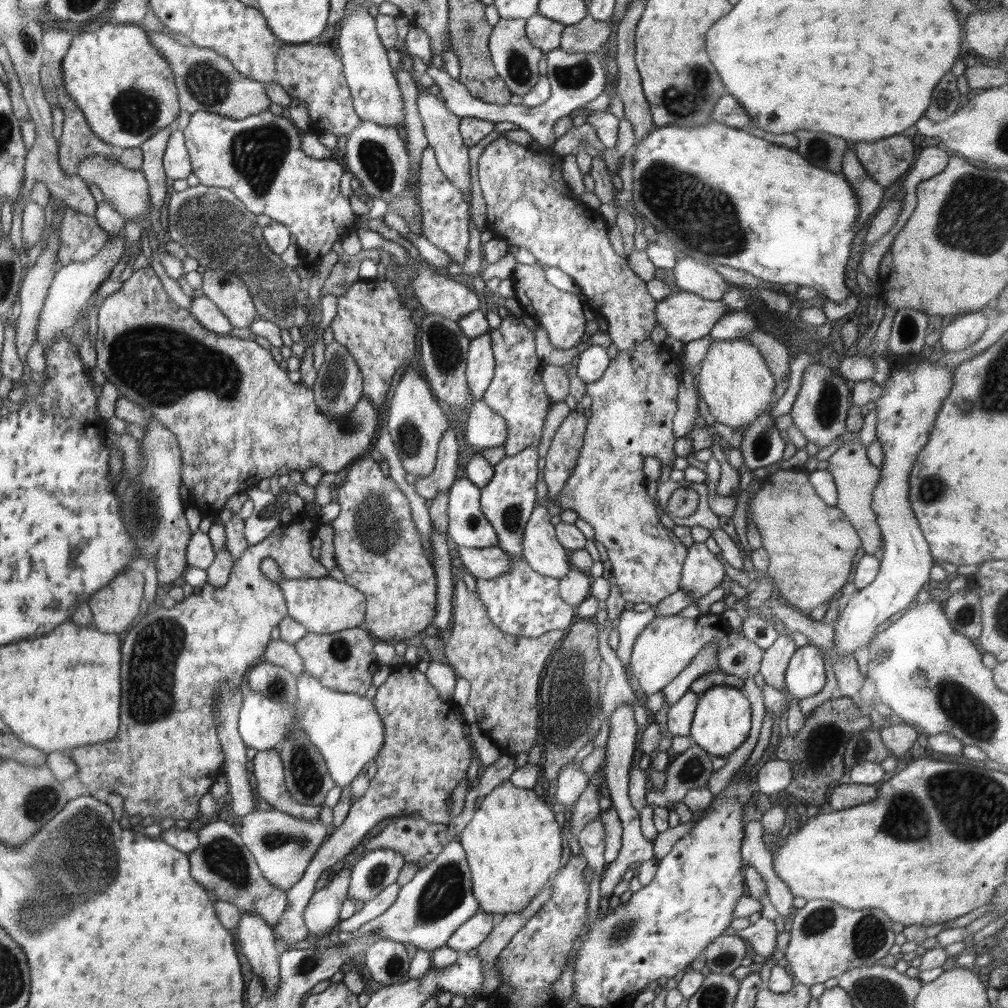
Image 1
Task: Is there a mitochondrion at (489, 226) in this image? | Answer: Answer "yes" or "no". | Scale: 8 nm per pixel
no

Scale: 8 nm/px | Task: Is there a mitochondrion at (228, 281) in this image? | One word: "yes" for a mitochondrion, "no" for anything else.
yes

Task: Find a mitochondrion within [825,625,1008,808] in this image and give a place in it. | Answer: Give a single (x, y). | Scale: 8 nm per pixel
(967, 711)

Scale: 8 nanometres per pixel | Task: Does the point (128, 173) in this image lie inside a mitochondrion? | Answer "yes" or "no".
no

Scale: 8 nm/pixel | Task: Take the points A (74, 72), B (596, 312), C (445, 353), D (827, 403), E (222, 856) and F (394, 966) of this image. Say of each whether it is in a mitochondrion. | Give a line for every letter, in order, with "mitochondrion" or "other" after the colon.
A: other
B: other
C: mitochondrion
D: mitochondrion
E: mitochondrion
F: mitochondrion

